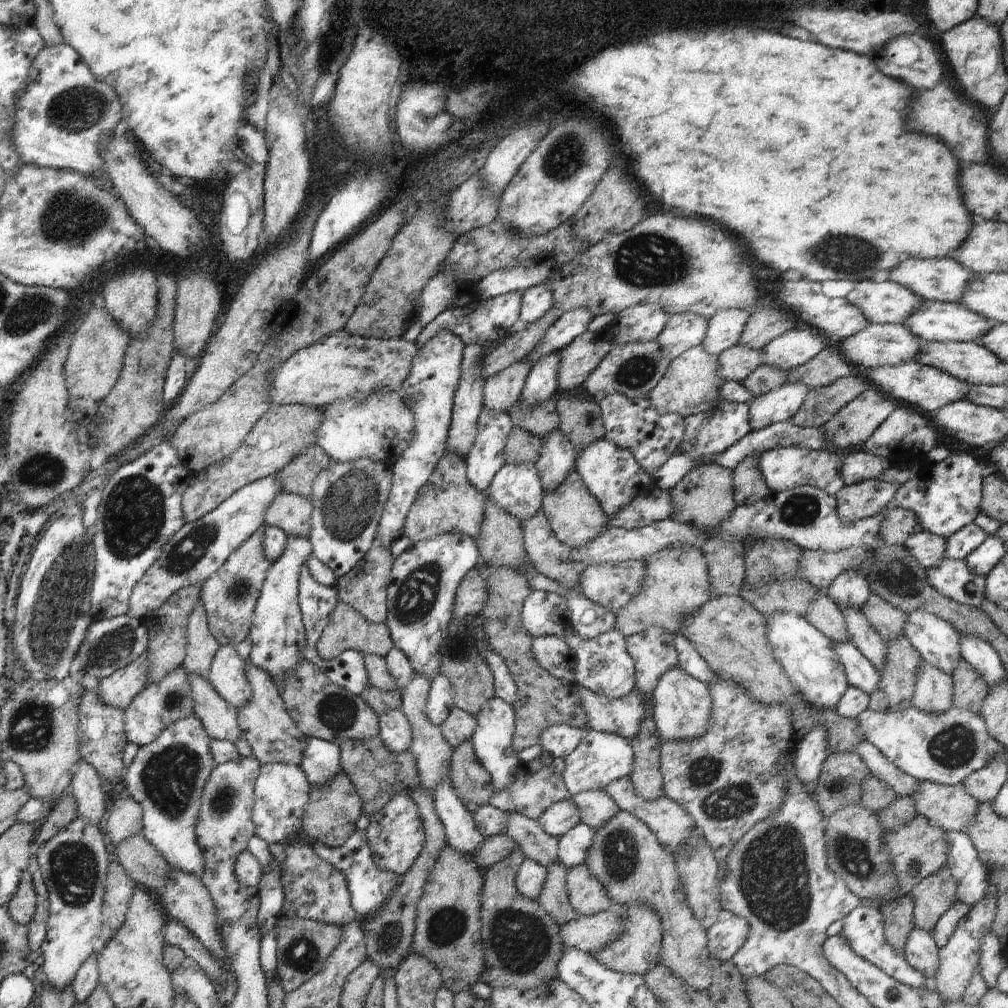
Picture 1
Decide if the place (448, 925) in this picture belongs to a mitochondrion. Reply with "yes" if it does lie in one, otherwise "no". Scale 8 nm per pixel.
yes

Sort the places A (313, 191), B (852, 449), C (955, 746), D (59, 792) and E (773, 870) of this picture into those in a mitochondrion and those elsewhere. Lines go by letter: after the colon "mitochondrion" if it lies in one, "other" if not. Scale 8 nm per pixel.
A: other
B: other
C: mitochondrion
D: other
E: mitochondrion

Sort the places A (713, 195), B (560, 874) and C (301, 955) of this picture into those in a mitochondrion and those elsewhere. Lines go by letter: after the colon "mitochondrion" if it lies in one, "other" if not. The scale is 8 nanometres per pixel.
A: other
B: other
C: mitochondrion

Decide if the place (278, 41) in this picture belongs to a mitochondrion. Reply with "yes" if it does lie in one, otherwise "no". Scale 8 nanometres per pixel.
no

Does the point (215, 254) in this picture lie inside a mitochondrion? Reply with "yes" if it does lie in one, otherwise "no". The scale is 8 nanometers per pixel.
no

